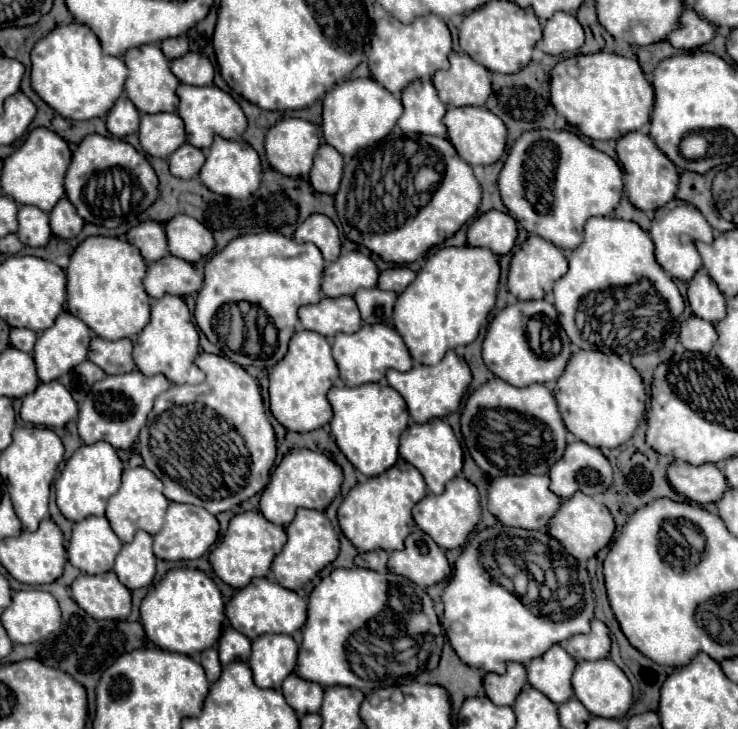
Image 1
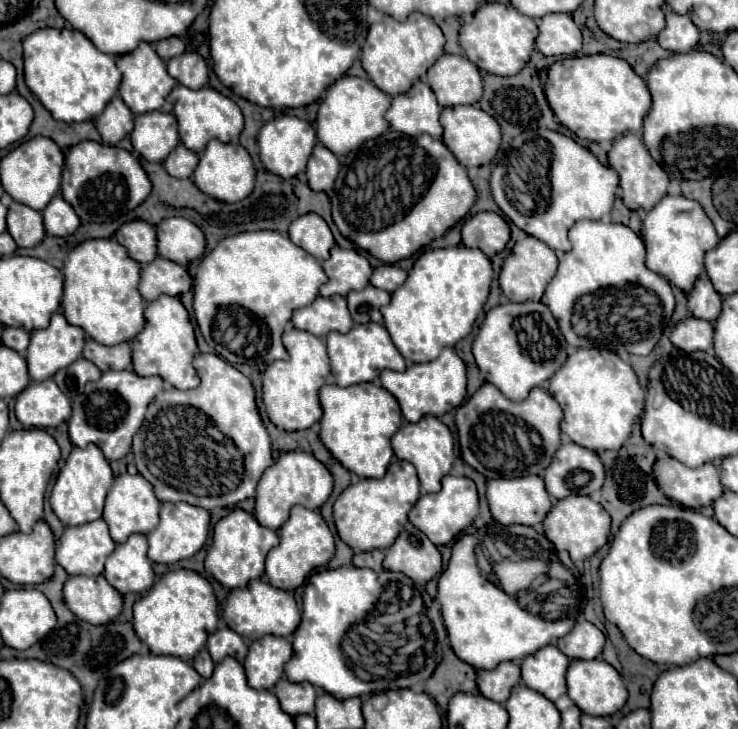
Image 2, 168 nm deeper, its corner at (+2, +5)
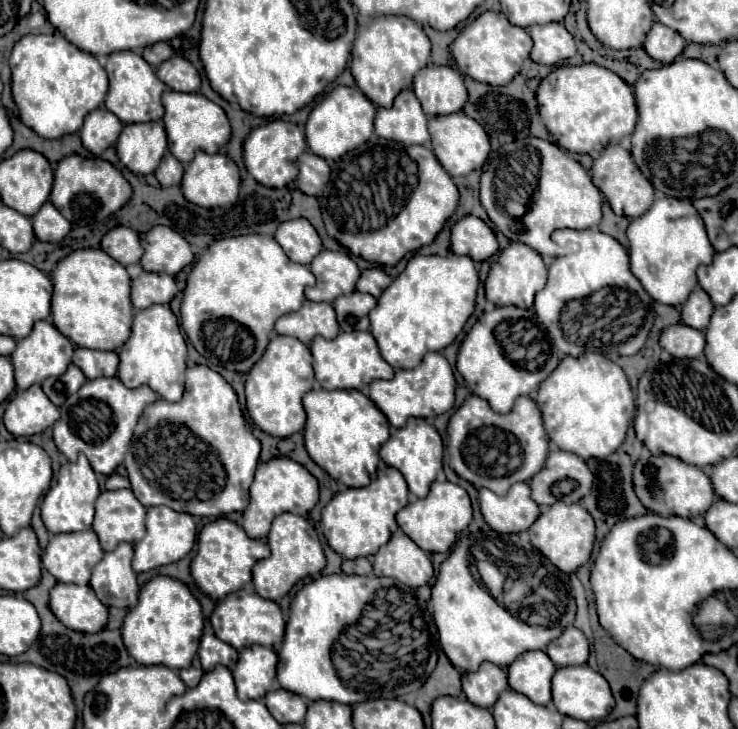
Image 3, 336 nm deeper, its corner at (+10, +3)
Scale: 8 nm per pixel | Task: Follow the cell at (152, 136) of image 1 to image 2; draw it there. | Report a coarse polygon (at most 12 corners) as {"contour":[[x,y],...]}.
{"contour":[[170,113],[134,117],[132,147],[160,163],[180,143]]}

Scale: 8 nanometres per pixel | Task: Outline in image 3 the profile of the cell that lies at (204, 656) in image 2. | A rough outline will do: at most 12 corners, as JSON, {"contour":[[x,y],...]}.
{"contour":[[198,659],[188,669],[180,671],[186,687],[198,685],[204,671]]}

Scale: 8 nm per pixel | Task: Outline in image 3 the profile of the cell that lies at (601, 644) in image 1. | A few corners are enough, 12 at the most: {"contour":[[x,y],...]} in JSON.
{"contour":[[574,625],[546,649],[558,665],[584,665],[586,635]]}

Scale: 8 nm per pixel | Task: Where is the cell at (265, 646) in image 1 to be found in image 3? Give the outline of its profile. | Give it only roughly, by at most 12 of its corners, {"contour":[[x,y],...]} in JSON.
{"contour":[[272,647],[240,651],[234,681],[240,699],[262,699],[276,681]]}

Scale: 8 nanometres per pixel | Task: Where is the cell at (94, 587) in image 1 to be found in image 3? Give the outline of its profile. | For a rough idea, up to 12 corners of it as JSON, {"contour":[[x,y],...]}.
{"contour":[[56,583],[50,609],[68,629],[98,633],[108,607],[90,585]]}

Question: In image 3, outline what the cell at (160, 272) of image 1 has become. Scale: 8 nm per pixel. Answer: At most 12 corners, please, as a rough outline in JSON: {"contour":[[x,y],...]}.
{"contour":[[142,271],[132,281],[132,305],[170,303],[176,281],[168,273]]}

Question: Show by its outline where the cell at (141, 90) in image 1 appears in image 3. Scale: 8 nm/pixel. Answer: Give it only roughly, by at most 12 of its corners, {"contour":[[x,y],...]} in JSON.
{"contour":[[136,51],[112,53],[106,107],[160,121],[166,85]]}

